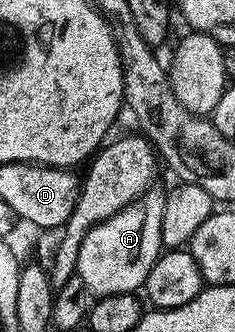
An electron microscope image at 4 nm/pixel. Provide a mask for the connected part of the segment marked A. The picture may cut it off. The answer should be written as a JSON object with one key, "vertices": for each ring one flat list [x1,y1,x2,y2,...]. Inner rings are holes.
{"vertices":[[148,198,135,199,116,214,96,223,83,237,76,275,91,296,129,295,145,288,148,273,164,250,162,214,166,204,165,198]]}

